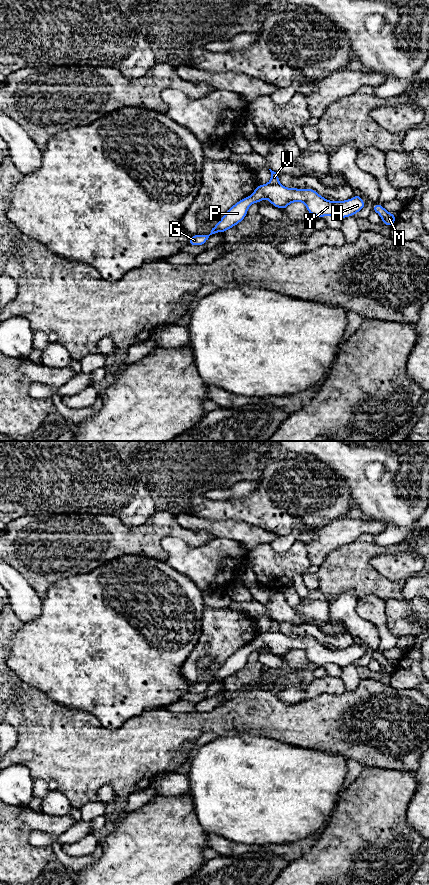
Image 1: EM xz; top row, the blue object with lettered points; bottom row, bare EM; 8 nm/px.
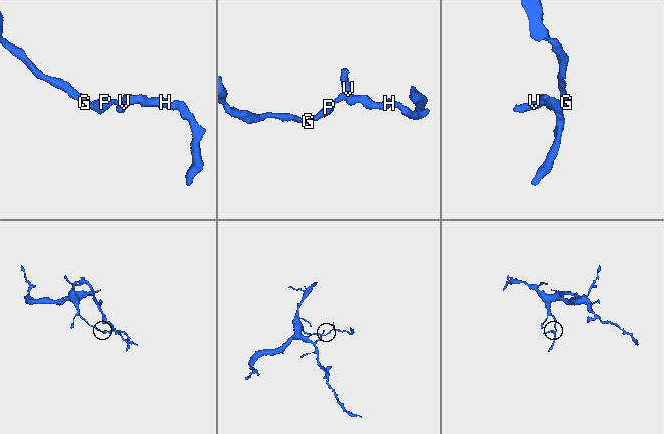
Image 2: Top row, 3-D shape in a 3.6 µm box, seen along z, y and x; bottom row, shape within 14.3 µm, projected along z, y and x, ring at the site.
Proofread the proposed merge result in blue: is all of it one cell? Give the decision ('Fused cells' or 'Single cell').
Single cell

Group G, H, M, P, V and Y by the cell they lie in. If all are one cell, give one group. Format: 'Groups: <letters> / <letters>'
Groups: G H M P V Y

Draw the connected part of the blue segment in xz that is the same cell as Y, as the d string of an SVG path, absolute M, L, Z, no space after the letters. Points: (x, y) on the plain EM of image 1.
M269 617L271 628L267 632L258 633L249 644L234 652L212 676L209 683L193 683L189 686L189 693L204 693L209 684L218 680L224 681L229 676L236 674L243 669L248 656L252 651L258 651L268 647L277 656L287 657L292 650L304 650L310 663L316 665L337 664L341 667L354 664L365 655L365 650L360 643L345 649L328 649L315 638L307 636L287 636L279 630L279 623Z

